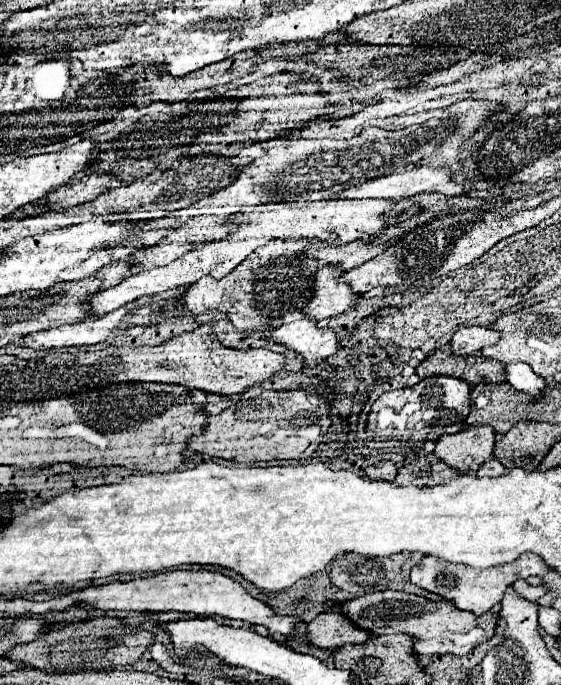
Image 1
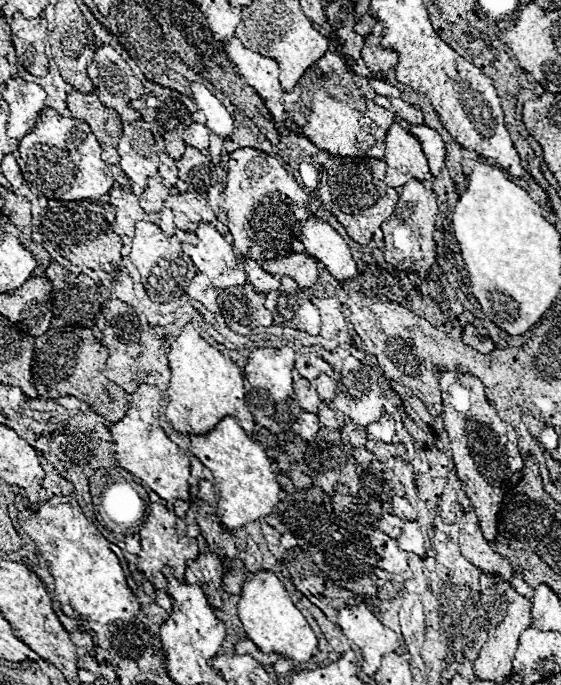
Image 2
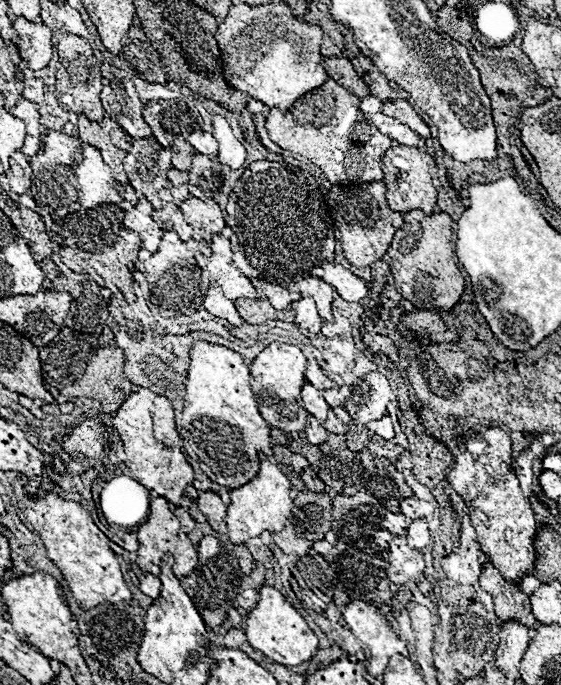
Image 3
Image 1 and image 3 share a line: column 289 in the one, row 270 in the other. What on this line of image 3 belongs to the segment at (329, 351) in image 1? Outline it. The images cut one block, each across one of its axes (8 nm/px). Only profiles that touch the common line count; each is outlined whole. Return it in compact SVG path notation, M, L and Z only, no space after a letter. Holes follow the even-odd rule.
M322 262L324 276L322 280L334 286L334 290L346 300L346 302L360 302L368 294L368 286L364 280L354 276L350 270L342 268L340 264L334 262Z

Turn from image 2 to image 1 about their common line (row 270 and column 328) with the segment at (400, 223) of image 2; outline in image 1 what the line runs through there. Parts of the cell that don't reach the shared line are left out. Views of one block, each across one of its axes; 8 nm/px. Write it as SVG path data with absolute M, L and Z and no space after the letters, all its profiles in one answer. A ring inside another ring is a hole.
M266 390L256 398L244 398L236 404L228 406L216 416L208 416L202 434L190 436L188 448L198 454L206 454L210 458L224 458L238 464L254 464L254 462L270 462L270 460L308 460L322 438L330 428L330 402L318 394L308 390L290 390L290 392L276 392Z

